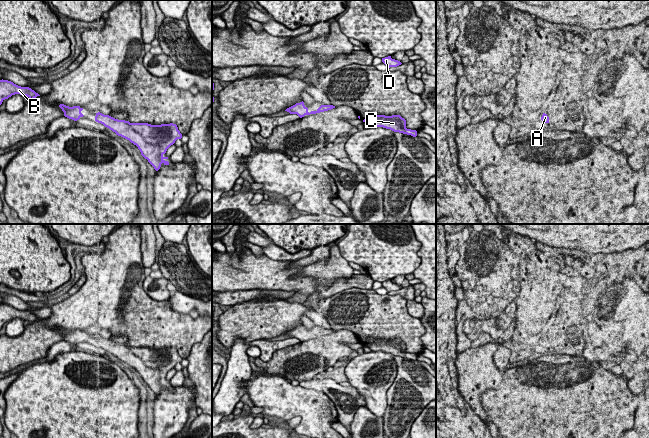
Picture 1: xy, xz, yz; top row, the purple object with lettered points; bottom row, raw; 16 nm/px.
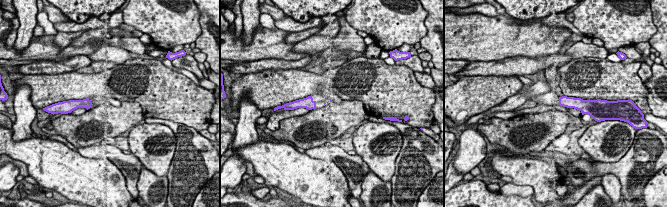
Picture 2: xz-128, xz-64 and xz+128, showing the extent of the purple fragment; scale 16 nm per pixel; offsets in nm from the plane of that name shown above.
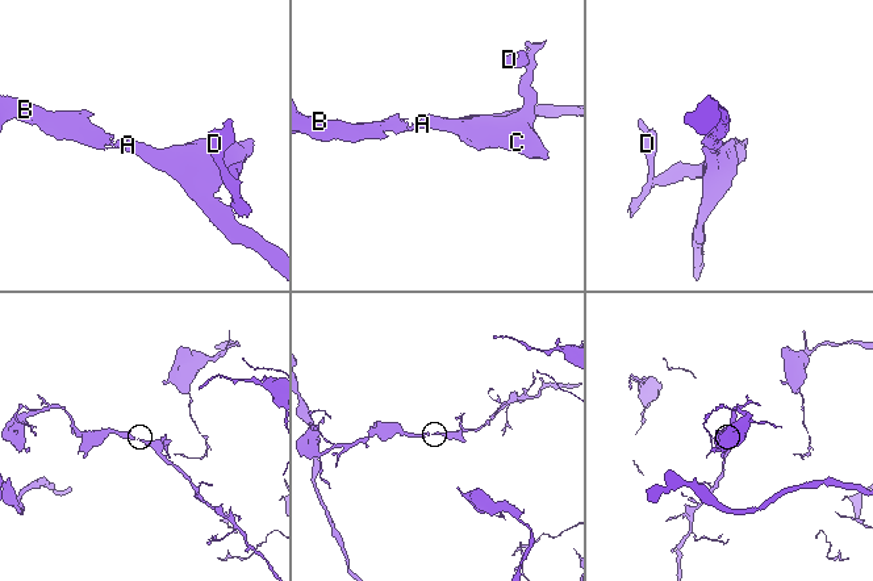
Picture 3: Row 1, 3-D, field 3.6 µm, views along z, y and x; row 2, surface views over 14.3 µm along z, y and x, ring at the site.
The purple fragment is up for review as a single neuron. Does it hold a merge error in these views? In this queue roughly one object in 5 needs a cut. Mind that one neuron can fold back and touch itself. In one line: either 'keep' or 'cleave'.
keep

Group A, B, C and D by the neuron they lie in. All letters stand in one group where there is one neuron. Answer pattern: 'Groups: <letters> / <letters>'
Groups: A B C D

